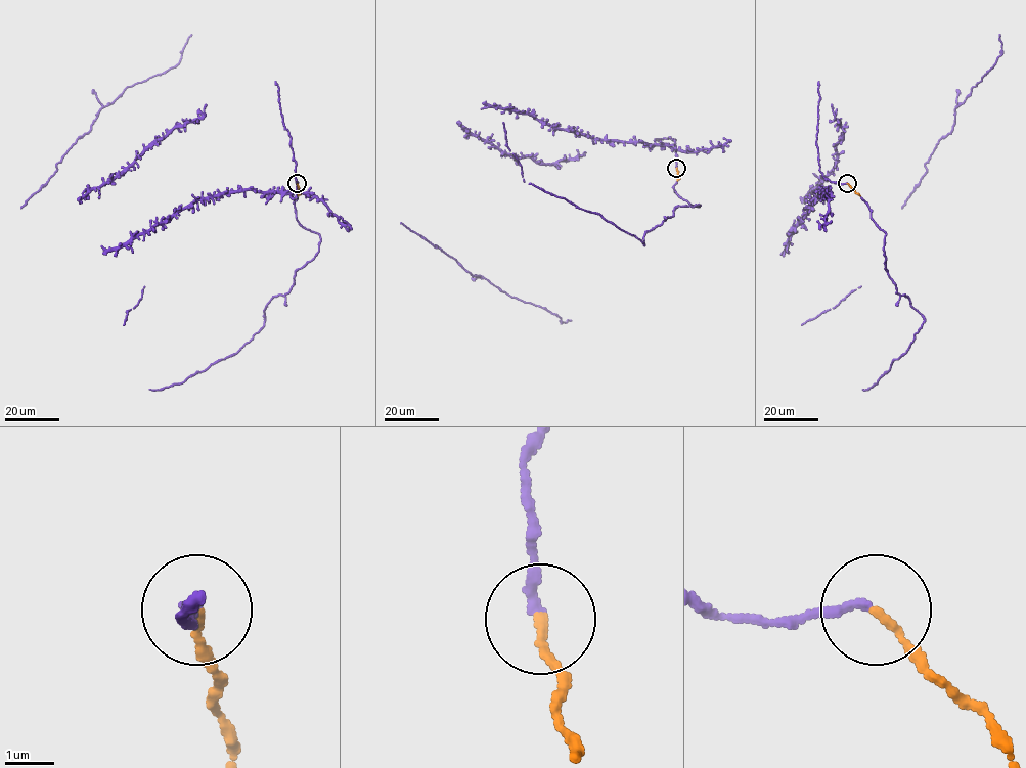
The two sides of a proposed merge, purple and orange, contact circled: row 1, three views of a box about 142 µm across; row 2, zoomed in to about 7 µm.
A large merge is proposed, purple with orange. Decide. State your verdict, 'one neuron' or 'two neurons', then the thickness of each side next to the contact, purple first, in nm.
one neuron | 190/170 nm

